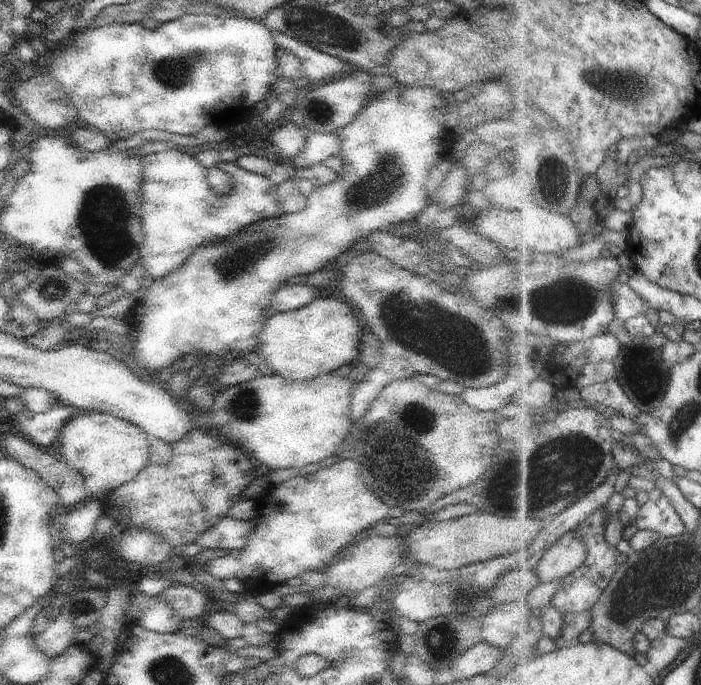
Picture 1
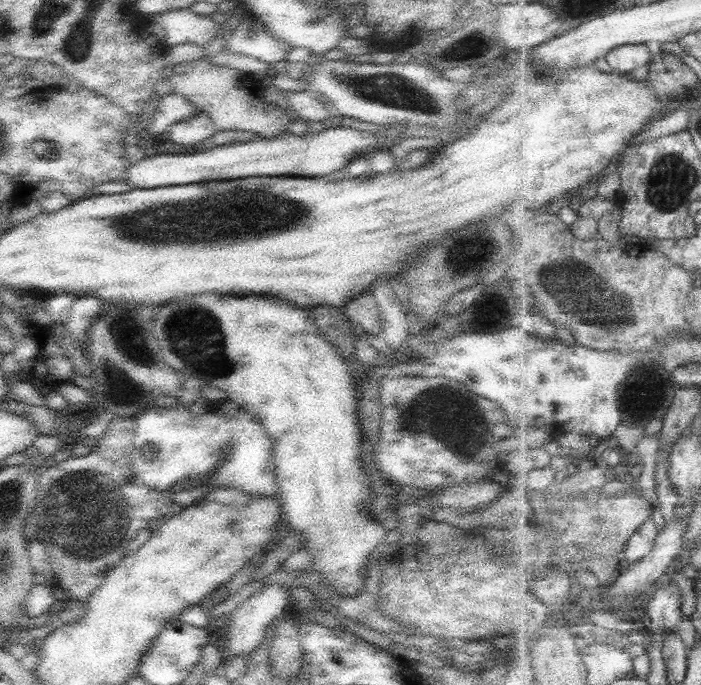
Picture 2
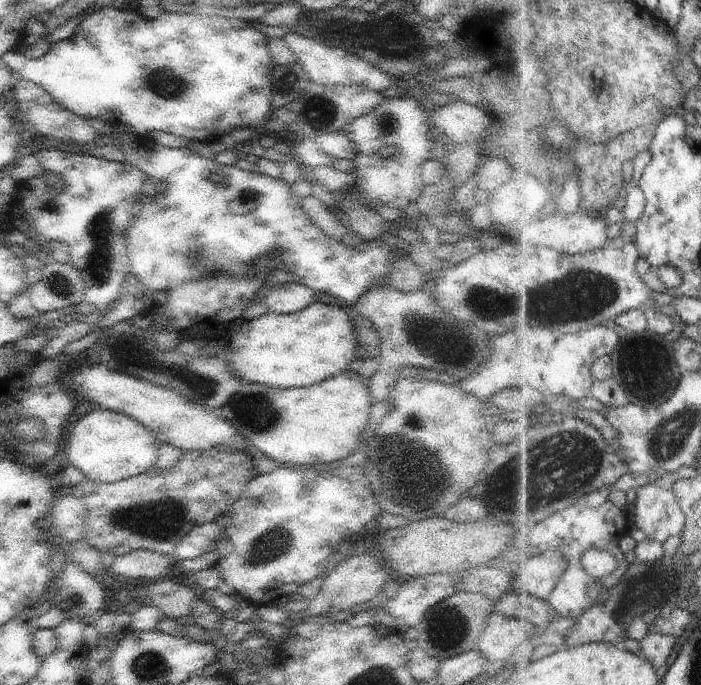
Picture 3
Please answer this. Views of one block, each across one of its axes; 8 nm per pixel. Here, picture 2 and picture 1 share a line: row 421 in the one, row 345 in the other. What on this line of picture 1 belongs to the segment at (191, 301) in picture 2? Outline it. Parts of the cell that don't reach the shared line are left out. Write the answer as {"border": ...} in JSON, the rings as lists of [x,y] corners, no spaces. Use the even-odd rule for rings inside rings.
{"border":[[[314,298],[307,306],[294,311],[273,314],[266,319],[263,330],[257,335],[259,356],[279,376],[289,380],[311,380],[316,376],[331,373],[339,366],[355,364],[355,356],[359,350],[361,324],[357,324],[353,306],[343,304],[335,298]]]}

